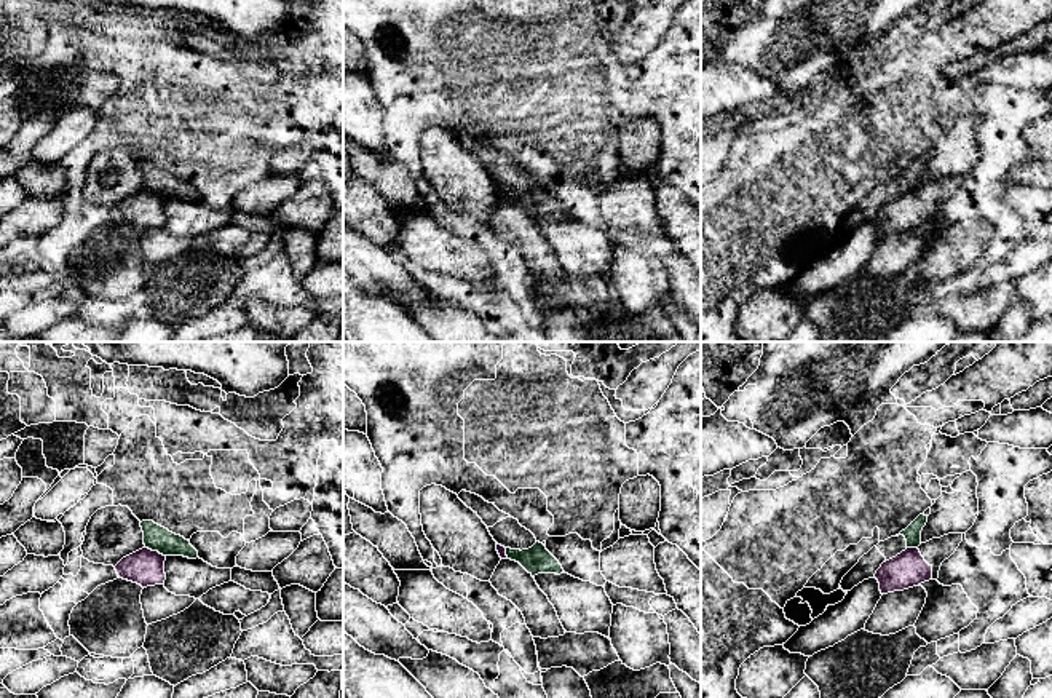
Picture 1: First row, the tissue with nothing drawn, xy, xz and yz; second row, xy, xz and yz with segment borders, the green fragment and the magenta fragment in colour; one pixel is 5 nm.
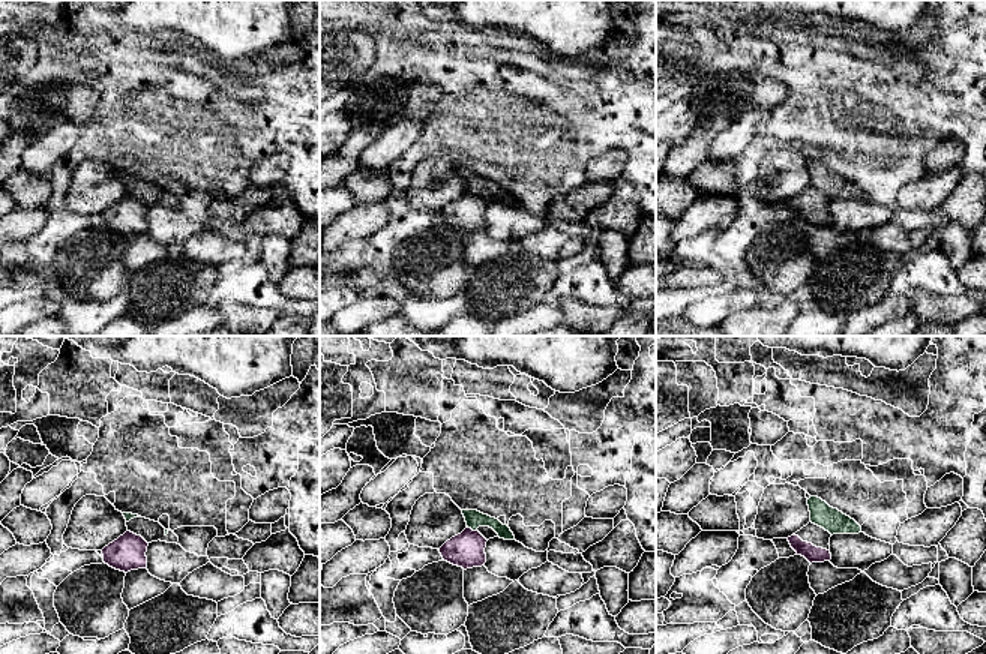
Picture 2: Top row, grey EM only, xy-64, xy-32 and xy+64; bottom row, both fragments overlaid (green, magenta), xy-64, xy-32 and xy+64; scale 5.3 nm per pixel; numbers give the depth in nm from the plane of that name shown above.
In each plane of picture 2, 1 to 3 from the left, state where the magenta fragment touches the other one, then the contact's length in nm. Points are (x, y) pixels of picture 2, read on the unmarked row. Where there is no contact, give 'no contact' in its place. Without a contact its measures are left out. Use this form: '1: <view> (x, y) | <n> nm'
1: no contact
2: xy-32 (473, 194) | 50 nm
3: no contact

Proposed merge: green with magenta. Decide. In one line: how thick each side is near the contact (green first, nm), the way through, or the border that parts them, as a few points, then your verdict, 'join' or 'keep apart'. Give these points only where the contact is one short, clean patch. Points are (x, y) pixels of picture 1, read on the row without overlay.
calibres 130 and 190 nm; border xy (144, 189), (165, 198); keep apart

